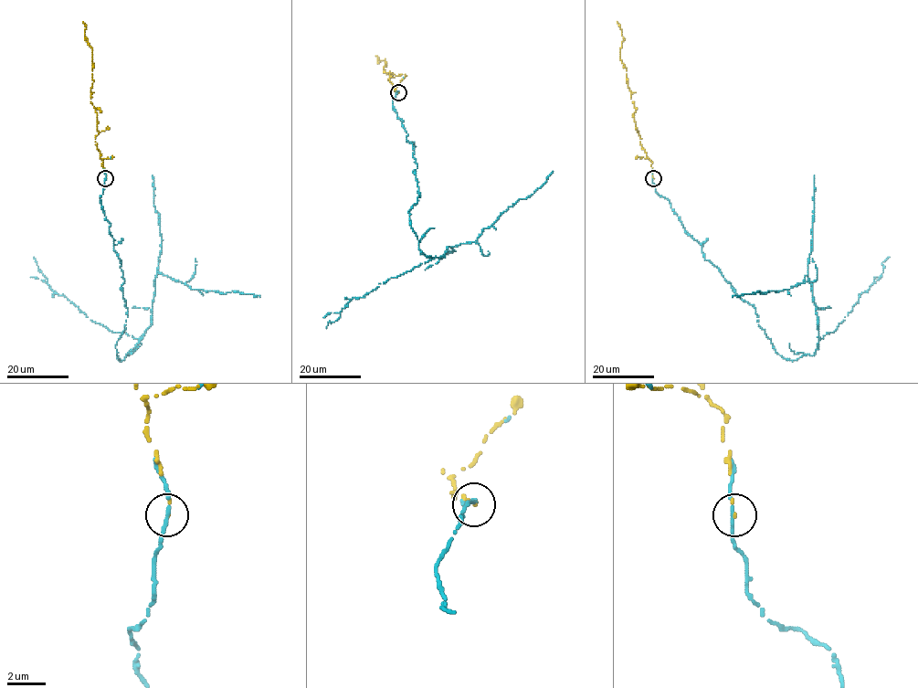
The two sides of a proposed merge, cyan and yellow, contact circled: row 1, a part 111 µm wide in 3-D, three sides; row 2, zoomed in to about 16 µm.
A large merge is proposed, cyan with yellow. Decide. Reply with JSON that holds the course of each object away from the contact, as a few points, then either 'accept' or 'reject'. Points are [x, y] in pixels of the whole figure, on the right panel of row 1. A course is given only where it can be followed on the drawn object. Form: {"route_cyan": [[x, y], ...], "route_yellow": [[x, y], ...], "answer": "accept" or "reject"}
{"route_cyan": [[652, 178], [706, 259], [755, 309], [775, 352], [791, 360], [814, 354], [808, 273], [789, 290], [732, 297]], "route_yellow": [[653, 178], [652, 163], [636, 128], [636, 109], [620, 58], [622, 31], [617, 22]], "answer": "accept"}

